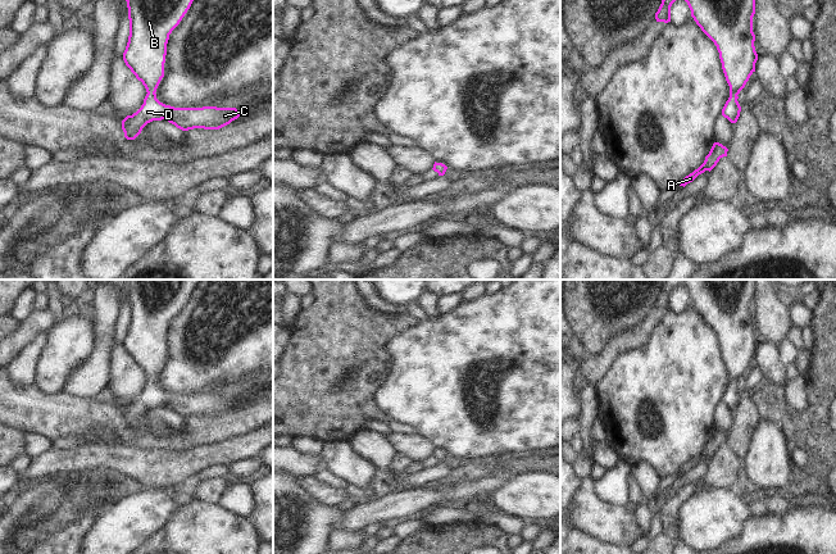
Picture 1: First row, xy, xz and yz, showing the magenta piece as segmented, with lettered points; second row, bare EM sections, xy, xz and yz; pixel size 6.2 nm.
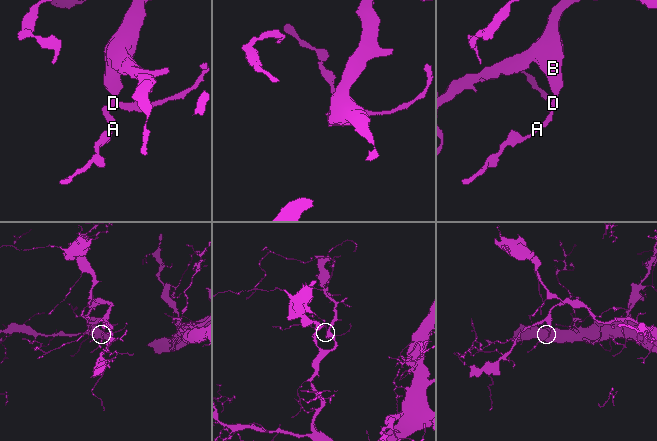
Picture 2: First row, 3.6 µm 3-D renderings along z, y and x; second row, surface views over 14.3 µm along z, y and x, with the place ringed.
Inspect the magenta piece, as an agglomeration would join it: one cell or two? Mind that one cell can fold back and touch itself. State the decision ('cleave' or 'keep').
keep

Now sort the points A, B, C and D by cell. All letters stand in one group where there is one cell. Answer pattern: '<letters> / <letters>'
A B C D

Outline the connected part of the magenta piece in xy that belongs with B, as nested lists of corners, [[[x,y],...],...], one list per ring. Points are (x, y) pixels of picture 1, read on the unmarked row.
[[[126,280],[130,323],[123,348],[147,380],[141,395],[122,408],[127,427],[135,427],[153,408],[165,407],[182,418],[219,417],[245,401],[236,395],[174,395],[156,386],[156,376],[164,364],[169,322],[196,282],[197,280]]]

